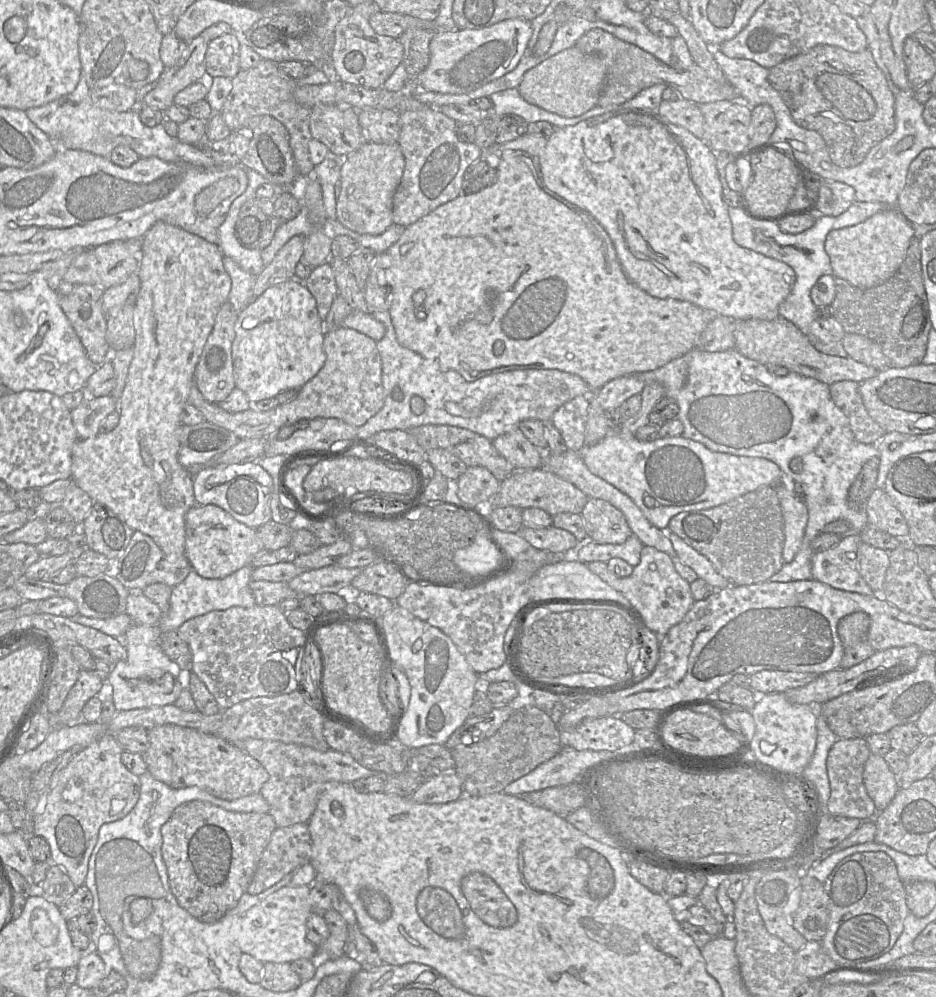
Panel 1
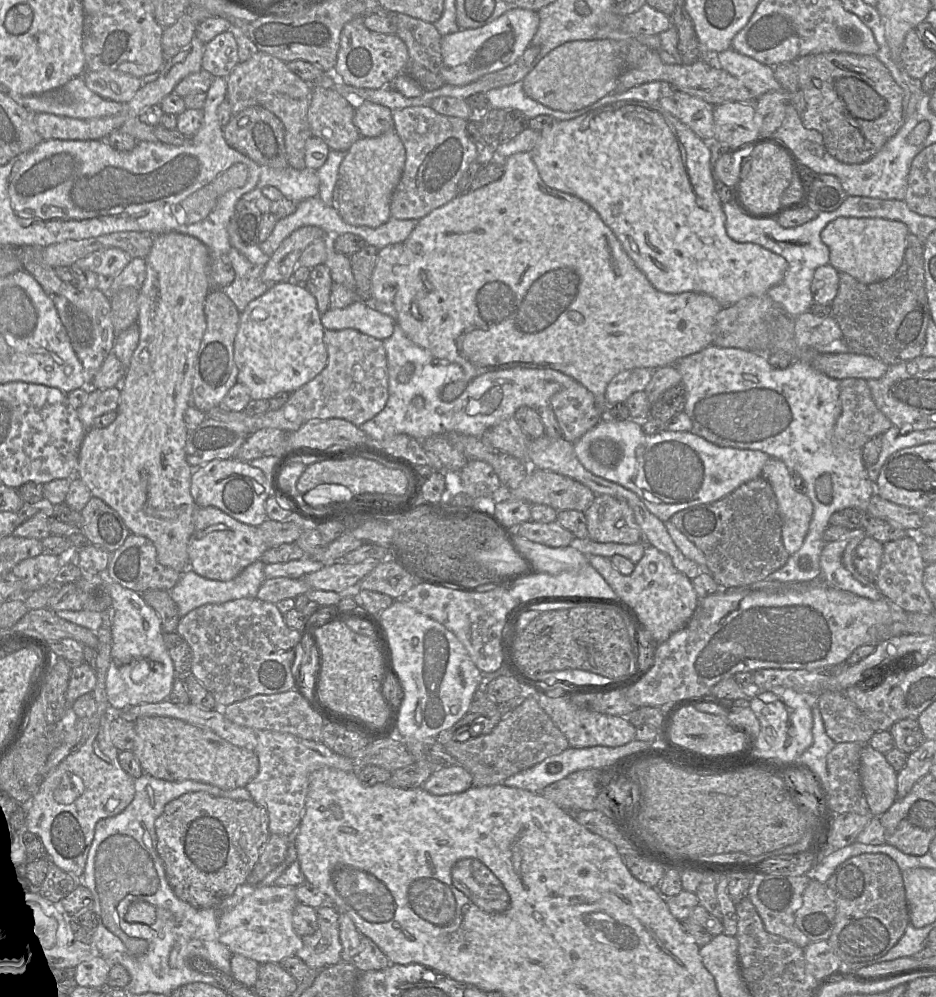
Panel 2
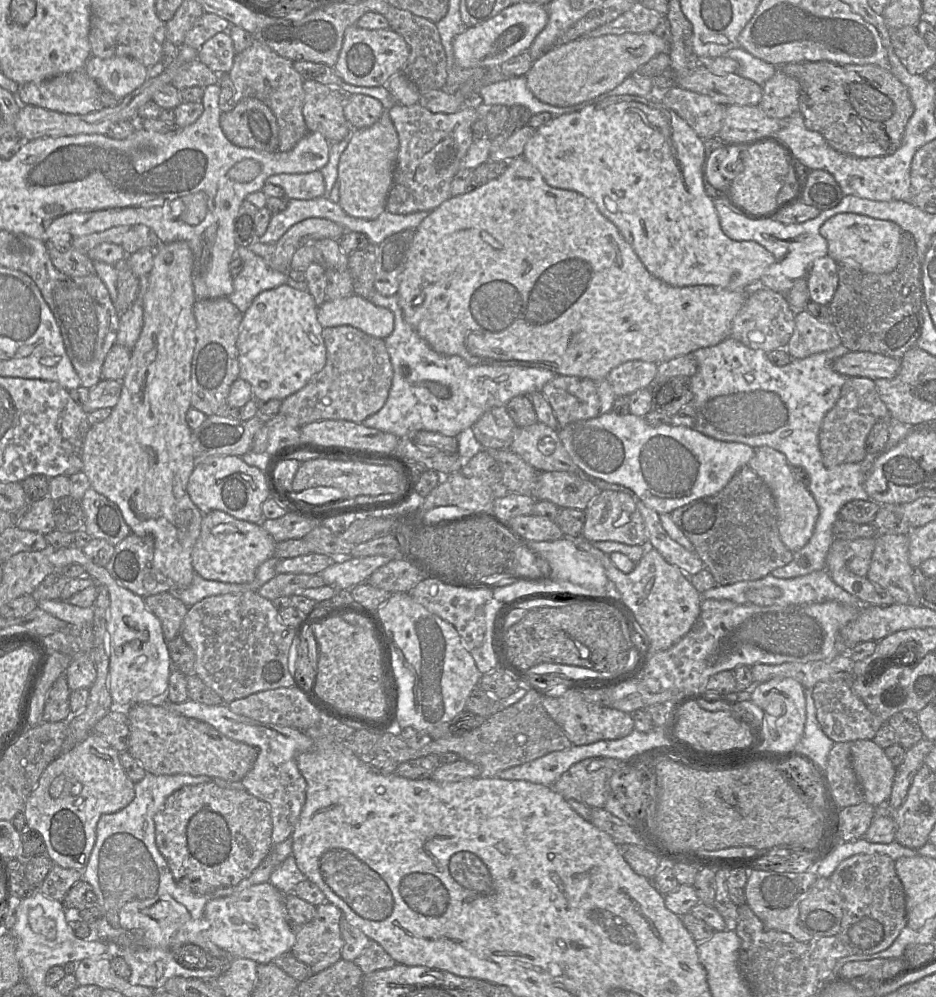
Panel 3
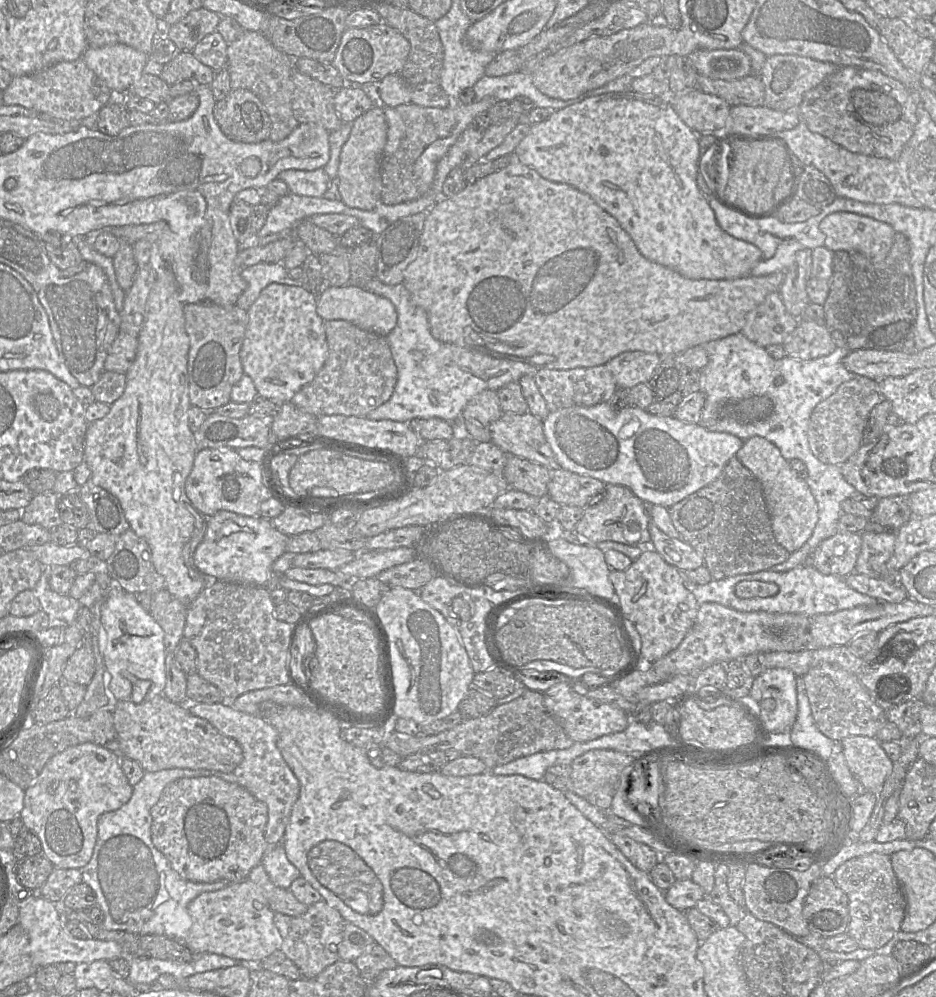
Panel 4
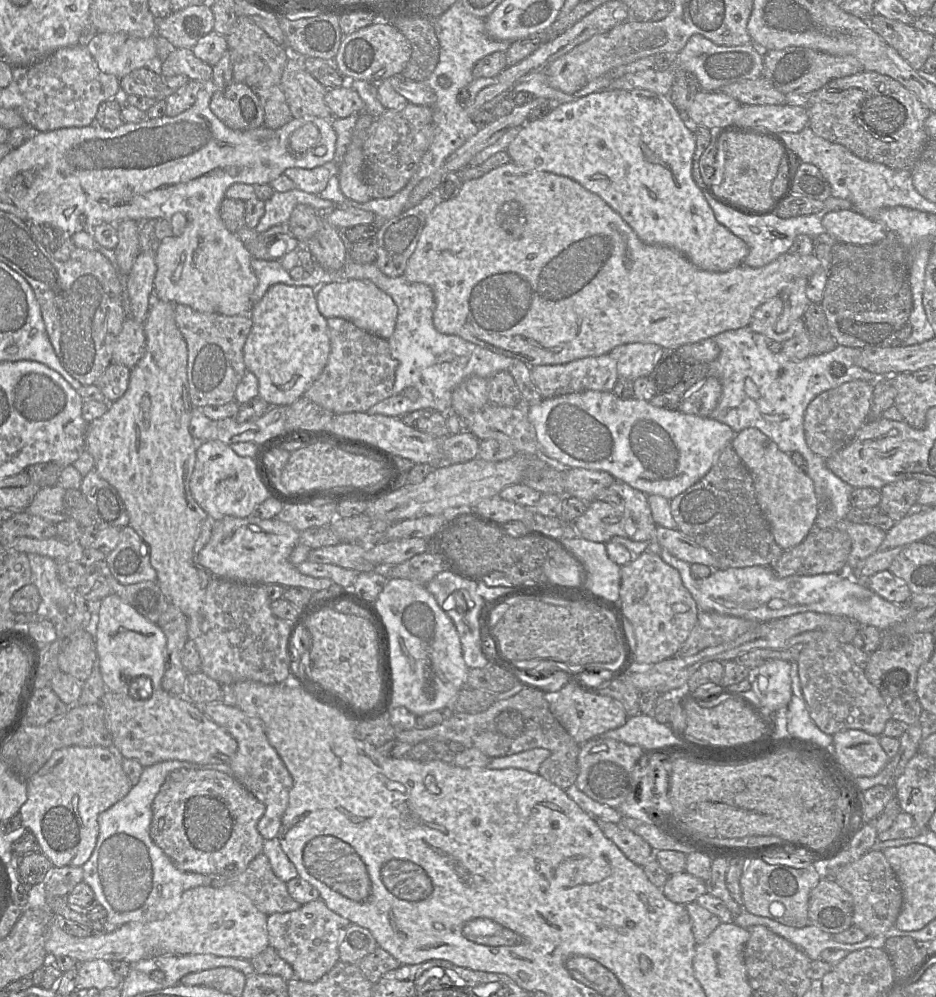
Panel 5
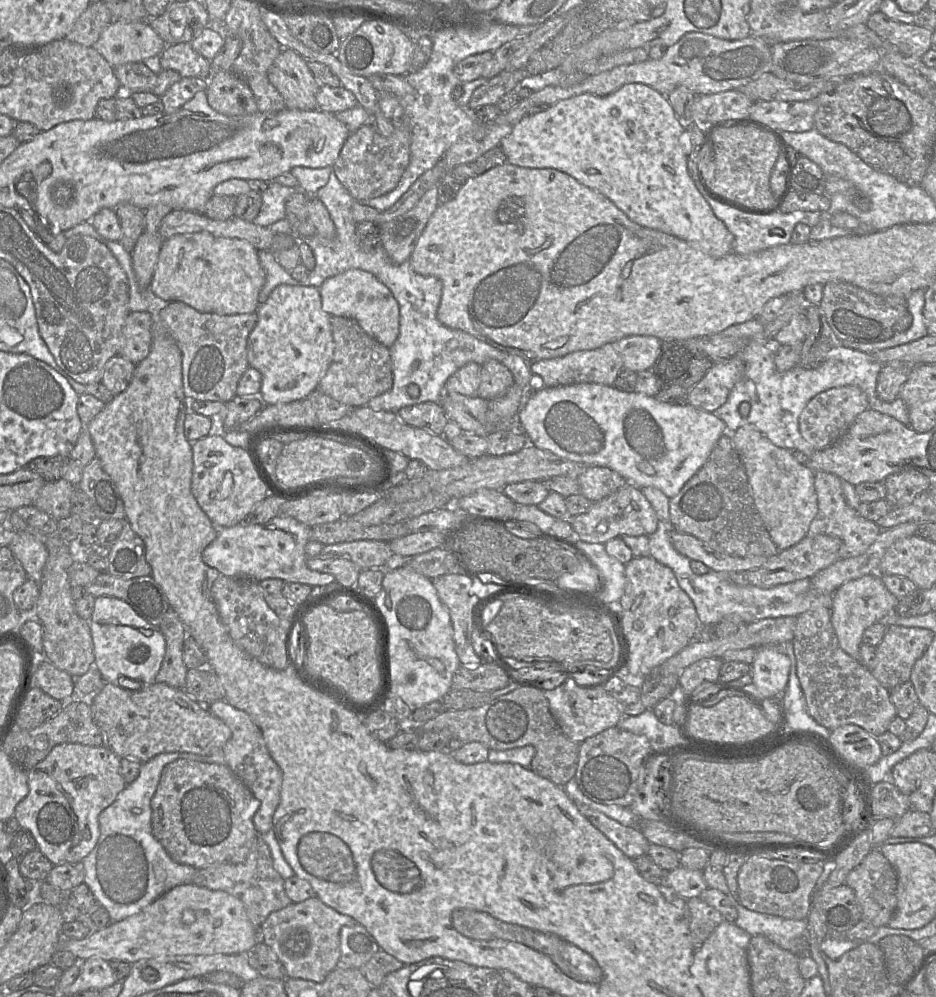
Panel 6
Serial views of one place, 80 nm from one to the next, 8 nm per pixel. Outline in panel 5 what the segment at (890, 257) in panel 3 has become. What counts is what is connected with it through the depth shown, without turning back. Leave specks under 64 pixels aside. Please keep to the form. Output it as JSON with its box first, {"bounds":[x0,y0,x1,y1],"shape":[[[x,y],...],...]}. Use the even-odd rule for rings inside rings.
{"bounds":[822,209,888,245],"shape":[[[853,209],[828,212],[822,224],[826,232],[838,242],[854,245],[873,245],[888,234],[885,225]]]}

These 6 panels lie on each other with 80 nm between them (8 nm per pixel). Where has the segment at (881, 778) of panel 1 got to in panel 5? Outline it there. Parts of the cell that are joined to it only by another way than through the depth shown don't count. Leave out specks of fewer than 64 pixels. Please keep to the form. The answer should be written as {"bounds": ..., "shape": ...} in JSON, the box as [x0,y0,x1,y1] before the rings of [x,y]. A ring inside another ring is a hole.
{"bounds":[831,729,890,778],"shape":[[[849,729],[835,733],[831,750],[852,778],[876,776],[890,760],[878,737],[862,730]]]}

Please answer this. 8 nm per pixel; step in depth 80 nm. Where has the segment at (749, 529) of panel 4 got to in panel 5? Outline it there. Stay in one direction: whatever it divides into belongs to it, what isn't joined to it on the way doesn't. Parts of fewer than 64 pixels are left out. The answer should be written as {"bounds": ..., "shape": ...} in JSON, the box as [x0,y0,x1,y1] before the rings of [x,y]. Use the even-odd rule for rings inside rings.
{"bounds":[670,445,784,569],"shape":[[[731,445],[726,446],[708,473],[682,494],[670,500],[677,529],[706,548],[716,560],[716,569],[770,566],[784,552],[776,543],[759,506],[753,478]]]}

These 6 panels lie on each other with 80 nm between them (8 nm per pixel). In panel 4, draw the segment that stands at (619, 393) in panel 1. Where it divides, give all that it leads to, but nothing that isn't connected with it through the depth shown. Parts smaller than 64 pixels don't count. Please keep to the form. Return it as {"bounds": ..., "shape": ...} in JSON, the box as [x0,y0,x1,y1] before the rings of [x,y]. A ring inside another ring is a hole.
{"bounds":[606,351,661,389],"shape":[[[626,351],[612,358],[606,365],[611,371],[617,388],[631,389],[637,384],[648,383],[661,356],[643,351]]]}

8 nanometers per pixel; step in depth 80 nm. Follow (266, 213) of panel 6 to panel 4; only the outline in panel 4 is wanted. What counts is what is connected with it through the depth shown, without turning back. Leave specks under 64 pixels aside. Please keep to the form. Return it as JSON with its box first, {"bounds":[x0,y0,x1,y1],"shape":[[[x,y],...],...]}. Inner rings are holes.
{"bounds":[257,193,352,237],"shape":[[[288,193],[280,197],[277,204],[269,209],[267,220],[257,235],[264,237],[273,233],[291,232],[296,224],[304,219],[322,214],[348,215],[348,210],[352,209],[342,201]]]}

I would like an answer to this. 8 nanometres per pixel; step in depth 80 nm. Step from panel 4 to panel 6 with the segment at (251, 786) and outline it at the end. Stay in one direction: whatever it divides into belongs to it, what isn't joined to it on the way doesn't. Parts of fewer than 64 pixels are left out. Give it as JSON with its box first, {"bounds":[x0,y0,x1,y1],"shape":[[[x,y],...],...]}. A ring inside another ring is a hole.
{"bounds":[206,700,282,834],"shape":[[[225,700],[215,701],[206,707],[231,730],[231,737],[221,750],[222,756],[227,766],[259,800],[260,806],[253,817],[253,824],[259,834],[266,833],[273,829],[273,815],[280,803],[282,772],[271,757],[260,728],[246,712],[236,709]]]}

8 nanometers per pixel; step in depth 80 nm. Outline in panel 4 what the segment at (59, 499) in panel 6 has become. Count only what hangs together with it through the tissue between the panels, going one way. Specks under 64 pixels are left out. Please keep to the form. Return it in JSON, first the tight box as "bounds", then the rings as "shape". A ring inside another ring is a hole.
{"bounds":[21,491,62,530],"shape":[[[53,491],[34,495],[28,506],[23,509],[21,520],[26,524],[53,530],[62,524],[58,499],[59,496]]]}

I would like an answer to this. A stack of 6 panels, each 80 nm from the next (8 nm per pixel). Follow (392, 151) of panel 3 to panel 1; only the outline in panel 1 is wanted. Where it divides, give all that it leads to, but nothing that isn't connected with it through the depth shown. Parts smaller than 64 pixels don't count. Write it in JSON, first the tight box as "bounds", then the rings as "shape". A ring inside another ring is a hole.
{"bounds":[336,142,405,235],"shape":[[[367,142],[344,157],[340,172],[340,195],[336,215],[339,222],[359,234],[380,235],[393,222],[393,197],[401,183],[405,158],[399,143]]]}

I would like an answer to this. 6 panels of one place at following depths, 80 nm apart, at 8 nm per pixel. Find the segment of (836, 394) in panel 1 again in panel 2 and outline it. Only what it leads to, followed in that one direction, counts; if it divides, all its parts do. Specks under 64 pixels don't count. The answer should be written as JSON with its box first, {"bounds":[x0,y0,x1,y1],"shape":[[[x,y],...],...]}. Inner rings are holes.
{"bounds":[832,378,892,449],"shape":[[[846,378],[839,383],[842,411],[836,421],[832,443],[847,449],[861,449],[873,437],[882,436],[892,426],[891,421],[877,408],[867,380]]]}

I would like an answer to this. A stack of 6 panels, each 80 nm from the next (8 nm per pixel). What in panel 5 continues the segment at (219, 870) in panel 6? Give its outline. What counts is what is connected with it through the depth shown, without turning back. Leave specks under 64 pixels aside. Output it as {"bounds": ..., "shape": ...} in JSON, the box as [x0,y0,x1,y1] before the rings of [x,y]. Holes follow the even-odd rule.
{"bounds":[229,853,301,916],"shape":[[[264,853],[257,855],[242,873],[230,878],[229,886],[246,895],[267,916],[301,907],[290,896],[286,883],[275,875]]]}

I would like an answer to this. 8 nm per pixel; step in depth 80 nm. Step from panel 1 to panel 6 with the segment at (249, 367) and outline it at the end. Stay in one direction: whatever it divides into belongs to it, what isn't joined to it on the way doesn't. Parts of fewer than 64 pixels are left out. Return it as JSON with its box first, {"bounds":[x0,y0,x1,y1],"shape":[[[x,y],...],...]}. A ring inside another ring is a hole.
{"bounds":[247,285,334,405],"shape":[[[279,285],[256,314],[257,323],[247,341],[247,360],[262,375],[260,399],[264,405],[305,399],[318,388],[334,353],[330,315],[322,309],[319,289]]]}

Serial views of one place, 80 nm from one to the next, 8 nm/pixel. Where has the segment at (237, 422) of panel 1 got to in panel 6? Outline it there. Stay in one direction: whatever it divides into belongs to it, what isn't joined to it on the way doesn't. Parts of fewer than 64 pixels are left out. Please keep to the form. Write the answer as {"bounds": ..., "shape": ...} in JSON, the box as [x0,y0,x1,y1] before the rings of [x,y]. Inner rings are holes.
{"bounds":[317,316,393,409],"shape":[[[330,316],[330,324],[334,353],[317,389],[353,409],[366,406],[372,398],[389,391],[393,385],[389,348],[367,335],[352,319]]]}

